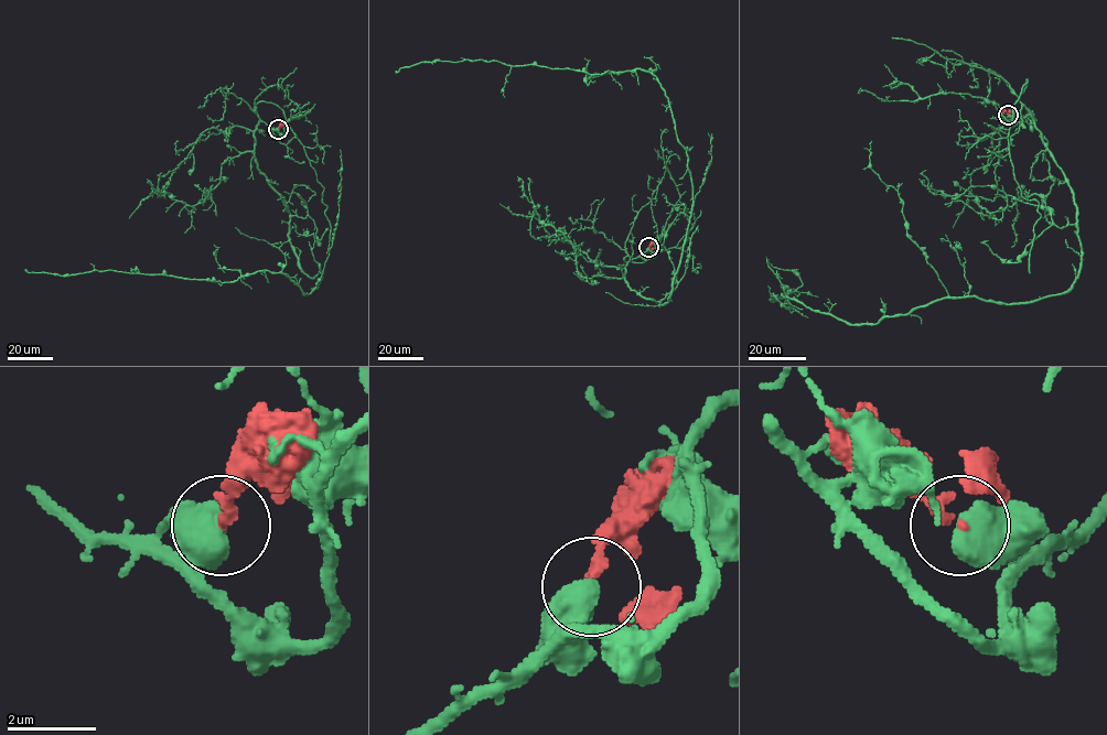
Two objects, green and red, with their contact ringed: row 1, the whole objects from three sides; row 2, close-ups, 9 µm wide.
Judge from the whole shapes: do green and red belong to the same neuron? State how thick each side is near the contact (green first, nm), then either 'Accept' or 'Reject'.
Thickness 700 nm (green) against 240 nm. Reject

